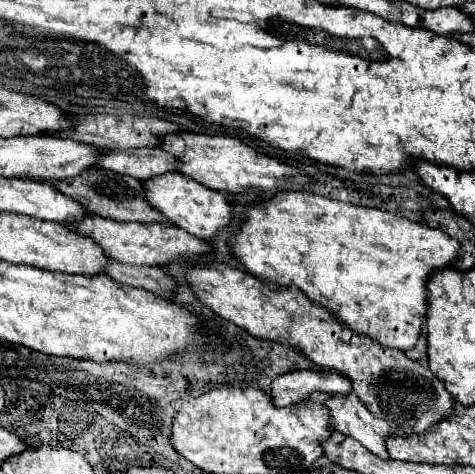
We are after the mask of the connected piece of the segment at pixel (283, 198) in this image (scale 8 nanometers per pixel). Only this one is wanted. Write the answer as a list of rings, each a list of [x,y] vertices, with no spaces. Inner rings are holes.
[[[305,190],[279,192],[269,200],[249,206],[245,210],[243,224],[237,228],[237,234],[227,240],[227,244],[229,252],[247,272],[285,286],[295,284],[311,302],[337,314],[353,332],[365,334],[379,344],[397,350],[409,350],[417,342],[427,312],[429,272],[449,266],[449,262],[459,254],[459,242],[443,230],[411,222],[385,210],[339,202]]]

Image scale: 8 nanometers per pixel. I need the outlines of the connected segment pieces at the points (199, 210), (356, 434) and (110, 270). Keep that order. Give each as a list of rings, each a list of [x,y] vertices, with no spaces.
[[[167,172],[159,174],[147,180],[141,180],[141,186],[145,190],[145,202],[155,208],[163,218],[167,218],[173,226],[197,236],[197,238],[211,238],[215,232],[223,230],[231,224],[231,204],[225,194],[213,192],[205,188],[203,184],[181,176],[179,172]]]
[[[353,390],[349,394],[331,394],[325,406],[329,408],[329,422],[333,430],[355,438],[375,456],[389,458],[385,450],[385,434],[391,432],[391,426],[373,416]]]
[[[107,262],[105,274],[119,284],[149,290],[157,296],[171,296],[175,282],[157,266],[131,266],[121,262]]]

